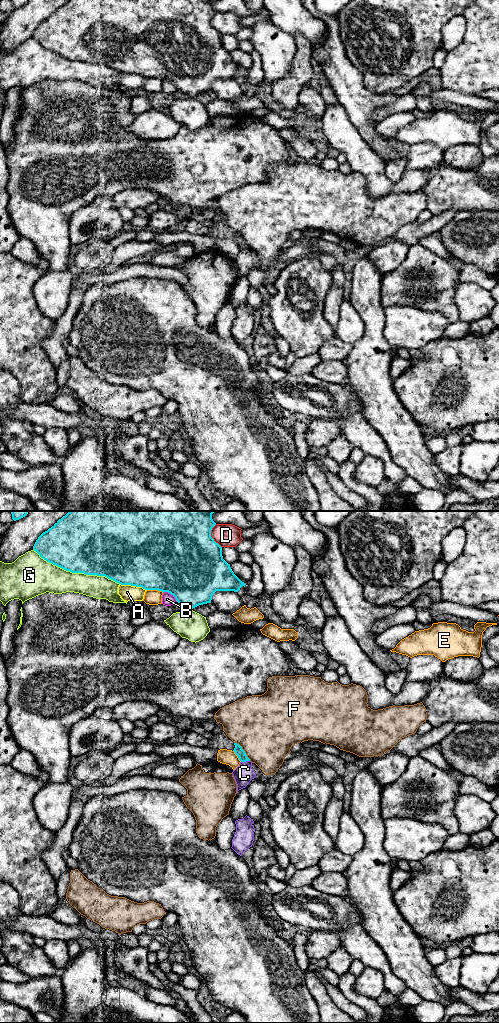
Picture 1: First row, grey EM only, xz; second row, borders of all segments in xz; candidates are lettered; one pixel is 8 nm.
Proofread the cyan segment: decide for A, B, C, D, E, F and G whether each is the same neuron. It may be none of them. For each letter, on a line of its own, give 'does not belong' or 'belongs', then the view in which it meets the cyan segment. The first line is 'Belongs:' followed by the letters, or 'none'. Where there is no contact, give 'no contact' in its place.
Belongs: C
A: does not belong; contact in xz
B: does not belong; contact in xz
C: belongs; contact in xz
D: does not belong; contact in xz
E: does not belong; contact in xz
F: does not belong; contact in xz
G: does not belong; contact in xz

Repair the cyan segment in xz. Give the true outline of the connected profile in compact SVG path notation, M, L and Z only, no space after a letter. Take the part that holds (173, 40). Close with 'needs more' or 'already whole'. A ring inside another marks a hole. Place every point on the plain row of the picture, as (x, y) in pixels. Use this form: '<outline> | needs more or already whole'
M68 0L59 7L51 16L43 20L36 28L33 38L41 46L72 61L84 61L86 63L105 64L121 73L142 75L145 78L158 78L173 83L176 89L191 97L211 91L212 84L216 79L238 80L245 71L242 70L232 59L222 44L222 35L211 25L211 18L216 13L212 7L214 0Z | already whole

